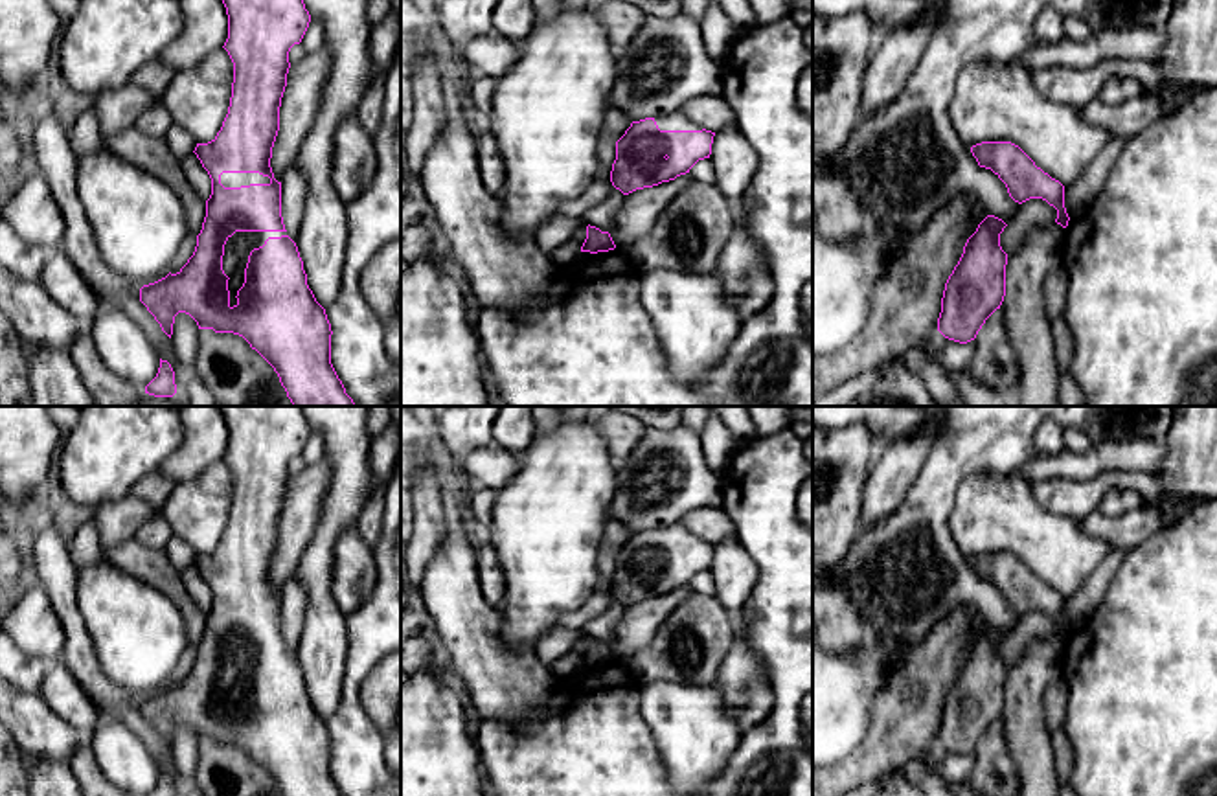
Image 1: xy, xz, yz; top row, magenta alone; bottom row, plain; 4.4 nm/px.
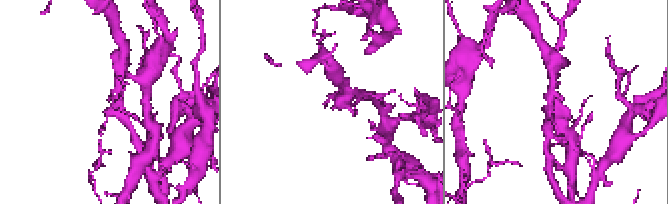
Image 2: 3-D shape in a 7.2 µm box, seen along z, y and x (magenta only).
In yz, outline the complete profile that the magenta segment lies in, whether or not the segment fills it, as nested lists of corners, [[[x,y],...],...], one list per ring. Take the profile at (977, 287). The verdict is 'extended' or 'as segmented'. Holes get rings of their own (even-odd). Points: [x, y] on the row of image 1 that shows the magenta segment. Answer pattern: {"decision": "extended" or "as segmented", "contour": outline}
{"decision": "as segmented", "contour": [[[987,215],[967,239],[941,298],[938,331],[945,338],[960,344],[974,340],[985,320],[1000,309],[1007,265],[1000,233],[1006,226],[1002,219]]]}

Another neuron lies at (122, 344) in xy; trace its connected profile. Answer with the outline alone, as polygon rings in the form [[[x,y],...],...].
[[[103,307],[90,325],[103,364],[129,384],[145,390],[160,368],[160,355],[145,331],[114,307]]]

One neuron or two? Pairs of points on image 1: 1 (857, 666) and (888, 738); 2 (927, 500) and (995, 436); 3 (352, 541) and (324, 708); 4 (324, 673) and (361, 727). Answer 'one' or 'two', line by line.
1: two
2: one
3: two
4: two

